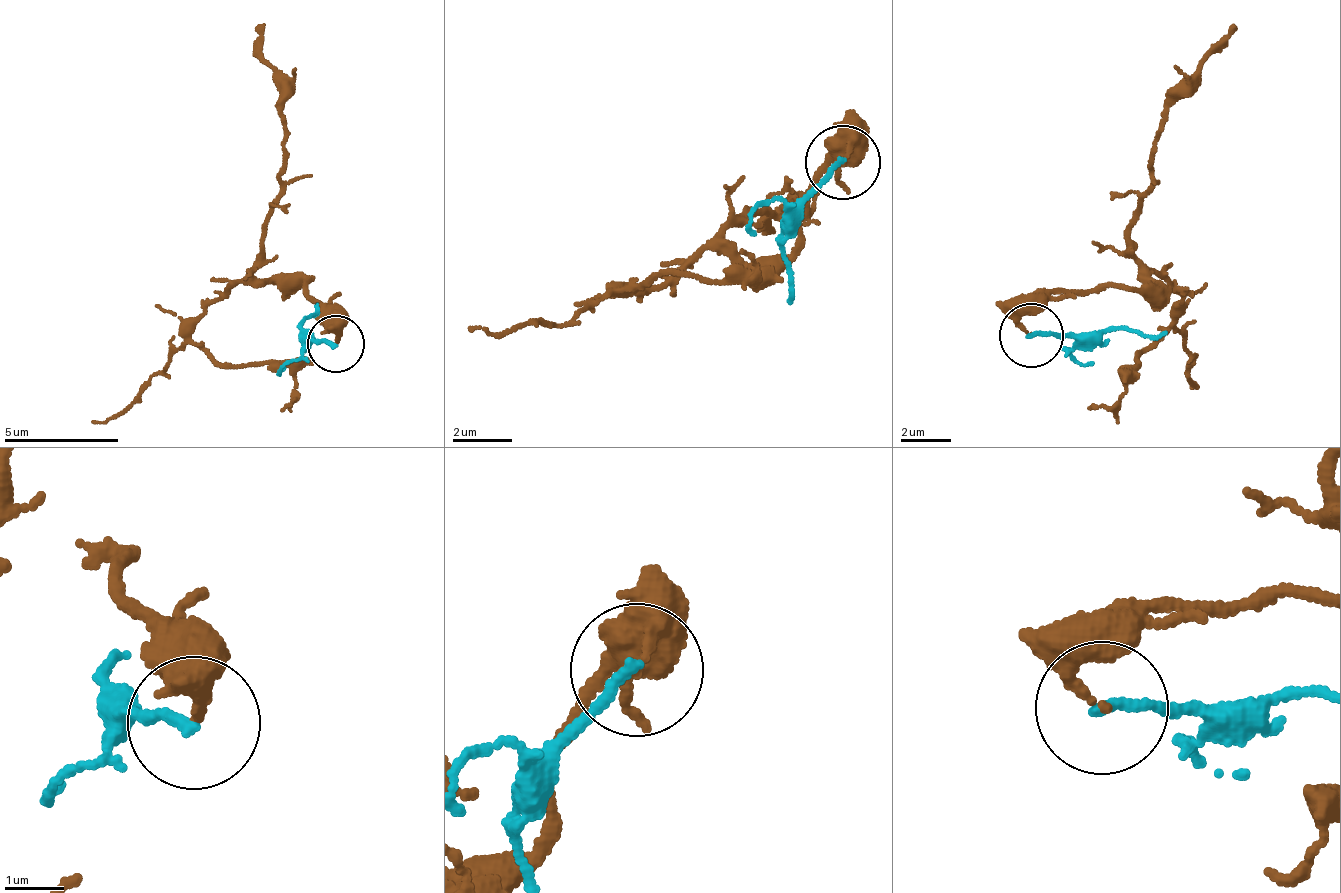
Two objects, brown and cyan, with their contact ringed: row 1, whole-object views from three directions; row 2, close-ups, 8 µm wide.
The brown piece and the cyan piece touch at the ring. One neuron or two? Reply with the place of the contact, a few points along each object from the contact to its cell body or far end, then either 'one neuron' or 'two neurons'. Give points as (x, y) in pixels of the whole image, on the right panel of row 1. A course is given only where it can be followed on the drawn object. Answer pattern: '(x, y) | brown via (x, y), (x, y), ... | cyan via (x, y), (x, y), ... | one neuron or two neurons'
(1031, 335) | brown via (1029, 337), (1022, 321), (1051, 296), (1132, 289), (1153, 278), (1128, 218), (1150, 185), (1162, 103), (1236, 25) | cyan via (1029, 337), (1107, 329), (1168, 330) | two neurons

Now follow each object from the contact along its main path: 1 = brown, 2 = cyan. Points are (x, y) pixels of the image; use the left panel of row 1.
1: (337, 346), (341, 332), (307, 280), (251, 271), (281, 189), (283, 110), (262, 51), (266, 22)
2: (337, 346), (303, 326), (319, 300)

